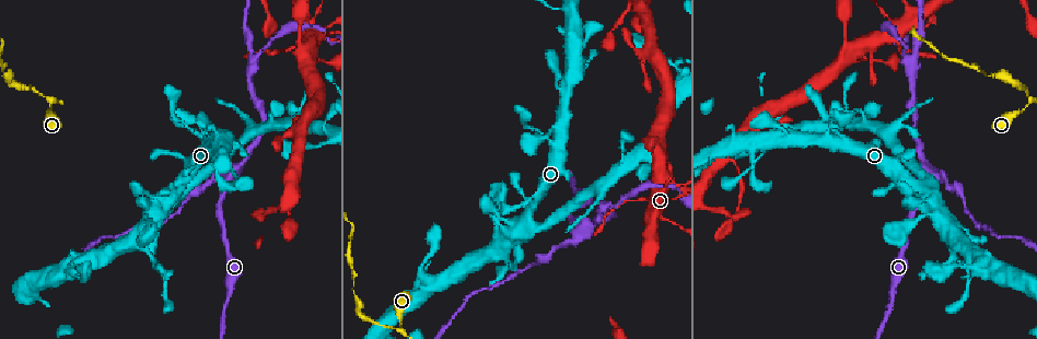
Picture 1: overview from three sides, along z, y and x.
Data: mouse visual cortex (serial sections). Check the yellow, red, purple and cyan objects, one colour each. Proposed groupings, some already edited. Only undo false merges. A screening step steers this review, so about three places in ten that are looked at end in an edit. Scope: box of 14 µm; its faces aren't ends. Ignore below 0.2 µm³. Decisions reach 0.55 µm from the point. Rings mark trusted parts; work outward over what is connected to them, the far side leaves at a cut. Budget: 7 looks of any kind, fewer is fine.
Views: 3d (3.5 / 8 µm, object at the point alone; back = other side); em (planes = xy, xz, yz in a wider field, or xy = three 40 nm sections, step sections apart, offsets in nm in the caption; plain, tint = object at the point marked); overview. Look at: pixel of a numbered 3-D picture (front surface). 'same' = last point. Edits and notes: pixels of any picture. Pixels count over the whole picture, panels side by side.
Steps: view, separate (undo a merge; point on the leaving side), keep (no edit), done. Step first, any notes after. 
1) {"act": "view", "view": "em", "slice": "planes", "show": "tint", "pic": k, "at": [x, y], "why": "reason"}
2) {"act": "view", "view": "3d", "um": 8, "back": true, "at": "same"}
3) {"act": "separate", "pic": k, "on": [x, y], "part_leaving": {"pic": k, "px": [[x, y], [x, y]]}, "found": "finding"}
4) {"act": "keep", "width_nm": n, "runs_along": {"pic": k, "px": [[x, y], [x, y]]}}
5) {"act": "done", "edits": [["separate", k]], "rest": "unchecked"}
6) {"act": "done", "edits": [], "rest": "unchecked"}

{"act": "view", "view": "3d", "um": 3.5, "pic": 1, "at": [529, 224], "why": "sharp bend"}

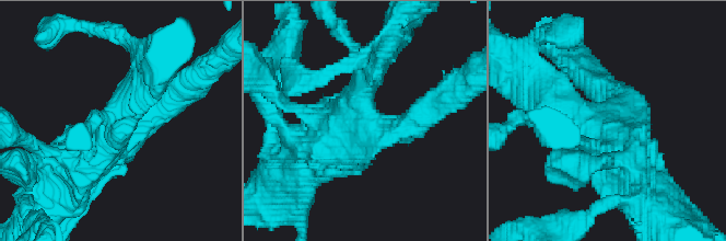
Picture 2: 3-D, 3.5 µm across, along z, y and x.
{"act": "view", "view": "em", "slice": "xy", "step": 1, "show": "tint", "pic": 2, "at": [606, 127]}

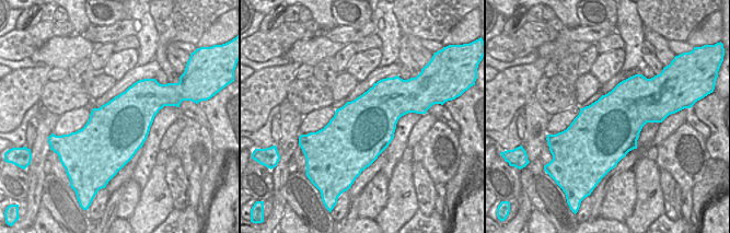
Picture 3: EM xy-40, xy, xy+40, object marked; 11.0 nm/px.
{"act": "keep", "found": "continuous, no second cell"}

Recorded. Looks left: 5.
{"act": "view", "view": "3d", "um": 3.5, "pic": 1, "at": [1025, 106], "why": "three arms meet"}

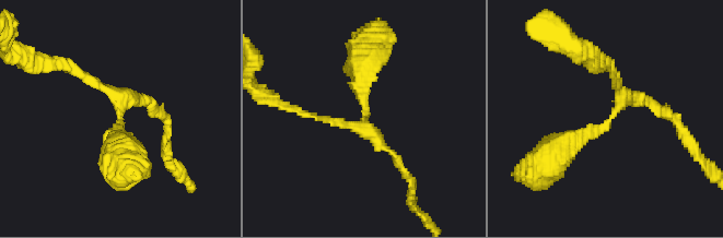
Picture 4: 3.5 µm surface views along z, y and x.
{"act": "view", "view": "em", "slice": "xy", "step": 5, "show": "tint", "pic": 4, "at": [118, 121], "arms": 3, "arm_widths_nm": [100, 150, 400]}

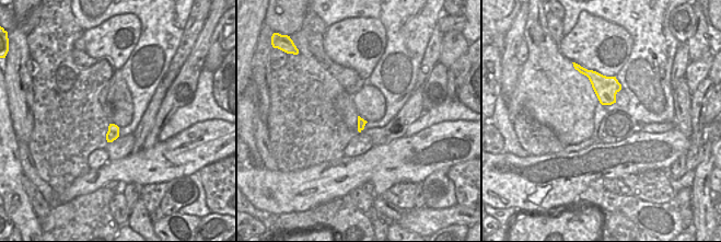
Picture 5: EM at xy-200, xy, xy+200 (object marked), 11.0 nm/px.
{"act": "keep", "found": "continuous, no second cell"}

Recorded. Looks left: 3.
{"act": "view", "view": "3d", "um": 3.5, "back": true, "pic": 1, "at": [576, 235], "why": "abrupt turn"}

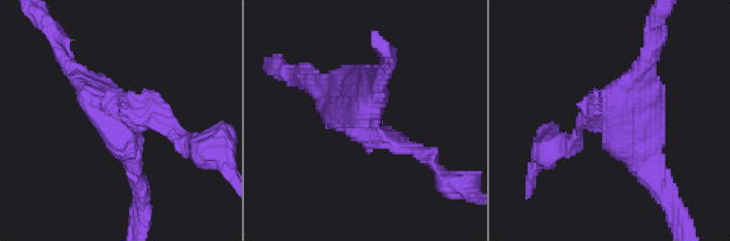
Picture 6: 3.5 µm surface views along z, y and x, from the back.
{"act": "view", "view": "em", "slice": "planes", "show": "tint", "pic": 6, "at": [613, 112], "arms": 3, "arm_widths_nm": [200, 250, 300], "why": "need the tissue"}

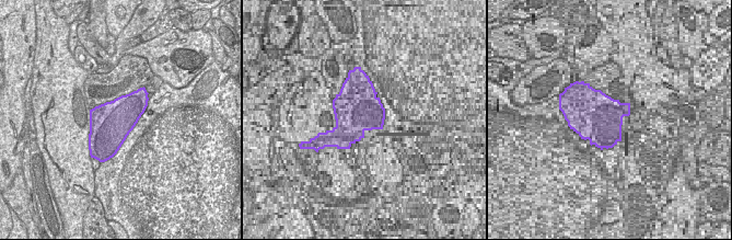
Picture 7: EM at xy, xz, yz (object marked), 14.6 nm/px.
{"act": "keep", "found": "one cell here"}

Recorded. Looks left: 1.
{"act": "done", "edits": [], "rest": "unchecked"}

